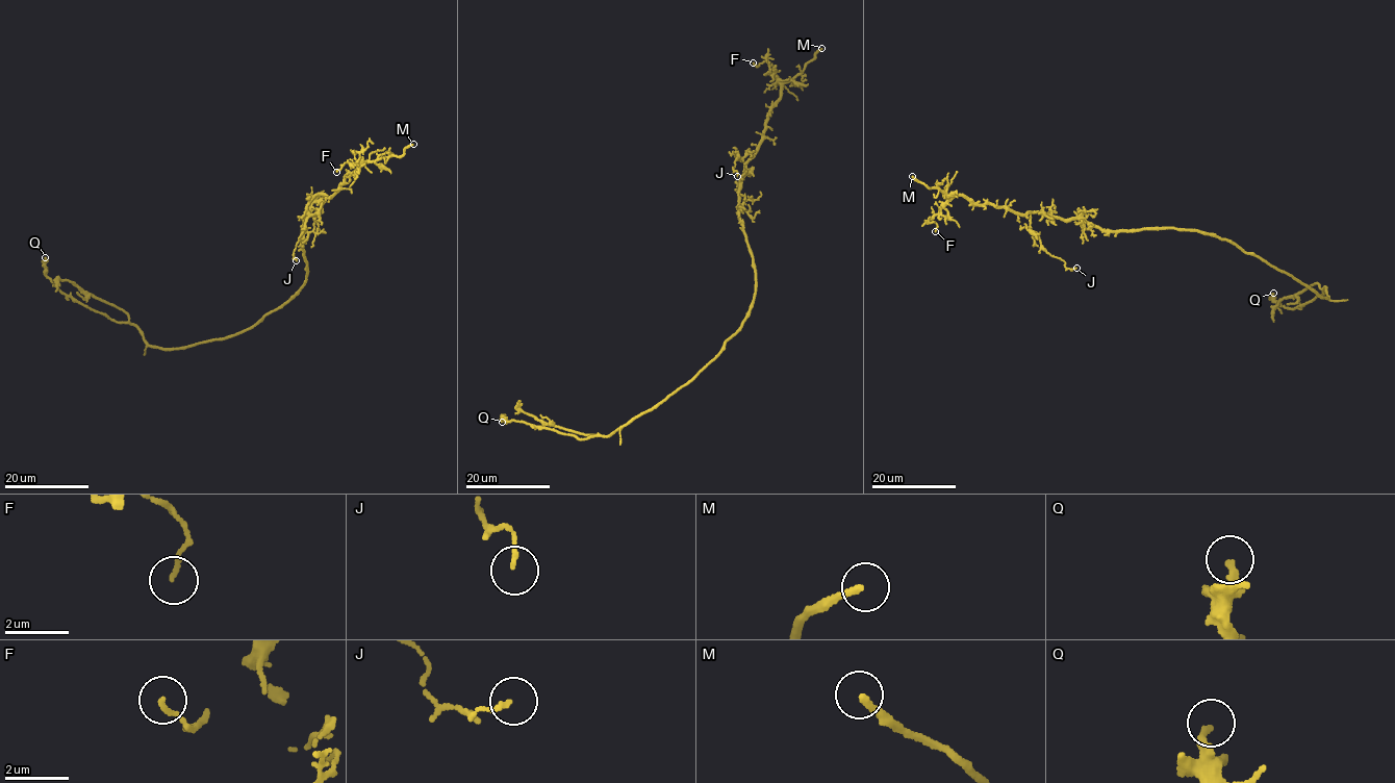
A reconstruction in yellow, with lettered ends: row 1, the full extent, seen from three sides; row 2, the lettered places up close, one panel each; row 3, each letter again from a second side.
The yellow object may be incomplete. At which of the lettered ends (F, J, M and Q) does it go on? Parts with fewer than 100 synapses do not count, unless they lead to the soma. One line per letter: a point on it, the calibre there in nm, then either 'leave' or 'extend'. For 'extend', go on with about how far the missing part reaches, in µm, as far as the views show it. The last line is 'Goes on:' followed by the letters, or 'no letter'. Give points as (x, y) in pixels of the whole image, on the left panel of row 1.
F: place (336, 172); calibre 130 nm; leave
J: place (296, 260); calibre 120 nm; leave
M: place (413, 144); calibre 190 nm; extend; missing 70 µm
Q: place (45, 257); calibre 180 nm; leave
Goes on: M

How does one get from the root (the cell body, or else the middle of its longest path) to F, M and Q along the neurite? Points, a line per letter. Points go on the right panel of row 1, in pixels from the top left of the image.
F: (1208, 234), (1158, 227), (1106, 230), (1076, 218), (1020, 213), (956, 196), (930, 219), (937, 226), (935, 231)
M: (1208, 234), (1158, 227), (1101, 230), (1076, 218), (1020, 213), (963, 196), (949, 198), (912, 176)
Q: (1208, 234), (1233, 243), (1319, 297), (1328, 297), (1324, 286), (1323, 295), (1289, 309), (1274, 300), (1273, 293)

